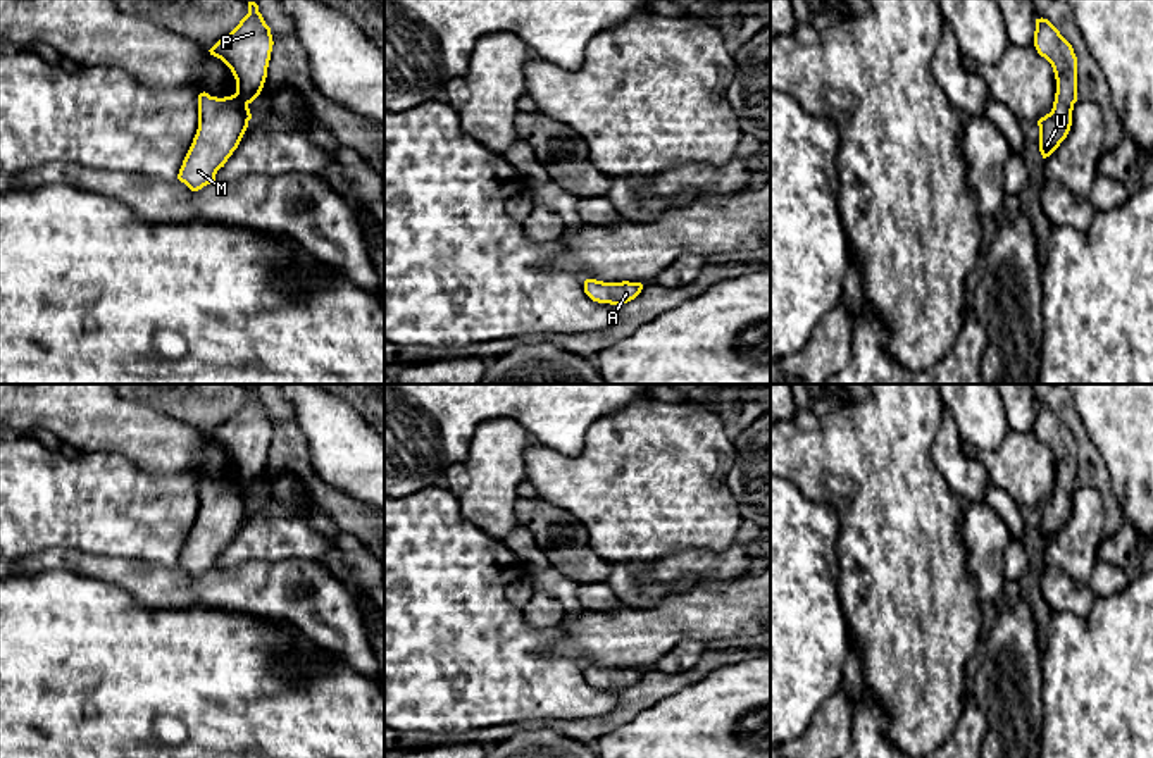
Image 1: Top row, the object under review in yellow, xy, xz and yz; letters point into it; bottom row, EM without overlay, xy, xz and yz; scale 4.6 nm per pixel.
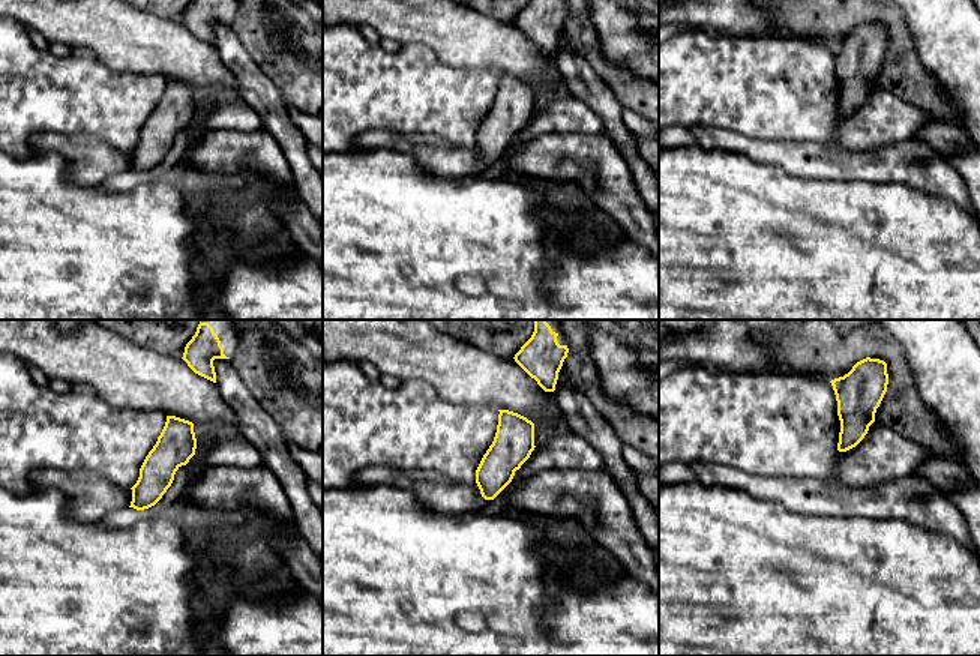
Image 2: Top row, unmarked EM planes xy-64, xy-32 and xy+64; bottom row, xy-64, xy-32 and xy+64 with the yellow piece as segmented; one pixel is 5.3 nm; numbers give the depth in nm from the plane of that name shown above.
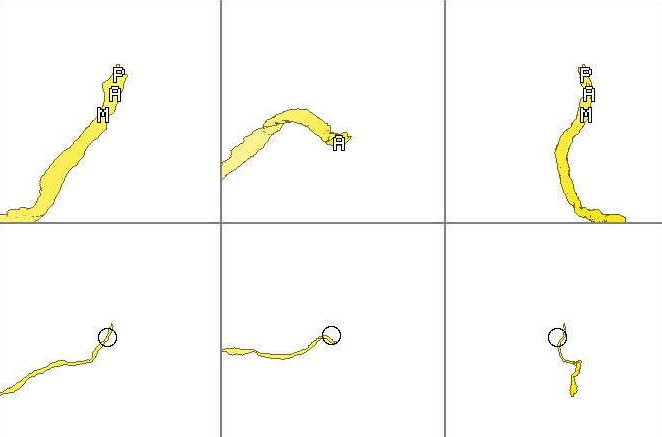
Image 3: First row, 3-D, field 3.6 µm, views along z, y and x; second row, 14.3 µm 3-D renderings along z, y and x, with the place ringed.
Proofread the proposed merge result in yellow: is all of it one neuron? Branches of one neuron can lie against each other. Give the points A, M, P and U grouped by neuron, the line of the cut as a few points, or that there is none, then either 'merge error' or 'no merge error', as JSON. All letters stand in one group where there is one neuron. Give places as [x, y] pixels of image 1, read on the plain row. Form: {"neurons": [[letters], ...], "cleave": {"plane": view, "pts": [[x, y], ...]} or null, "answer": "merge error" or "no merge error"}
{"neurons": [["A", "M", "P", "U"]], "cleave": null, "answer": "no merge error"}

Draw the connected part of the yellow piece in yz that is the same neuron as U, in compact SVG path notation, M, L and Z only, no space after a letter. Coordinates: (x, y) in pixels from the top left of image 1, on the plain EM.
M1043 403L1036 405L1034 432L1051 450L1056 465L1053 494L1038 506L1039 537L1046 544L1067 524L1072 512L1077 488L1077 443L1072 431Z

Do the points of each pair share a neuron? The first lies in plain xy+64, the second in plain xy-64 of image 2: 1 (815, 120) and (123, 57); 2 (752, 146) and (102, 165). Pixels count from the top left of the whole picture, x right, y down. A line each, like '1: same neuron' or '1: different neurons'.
1: different neurons
2: same neuron

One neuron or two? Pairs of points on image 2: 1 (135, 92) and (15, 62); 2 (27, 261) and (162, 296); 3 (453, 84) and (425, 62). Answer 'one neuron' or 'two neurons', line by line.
1: one neuron
2: one neuron
3: one neuron

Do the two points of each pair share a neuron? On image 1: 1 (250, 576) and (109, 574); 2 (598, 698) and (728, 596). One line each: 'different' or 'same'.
1: same
2: different

